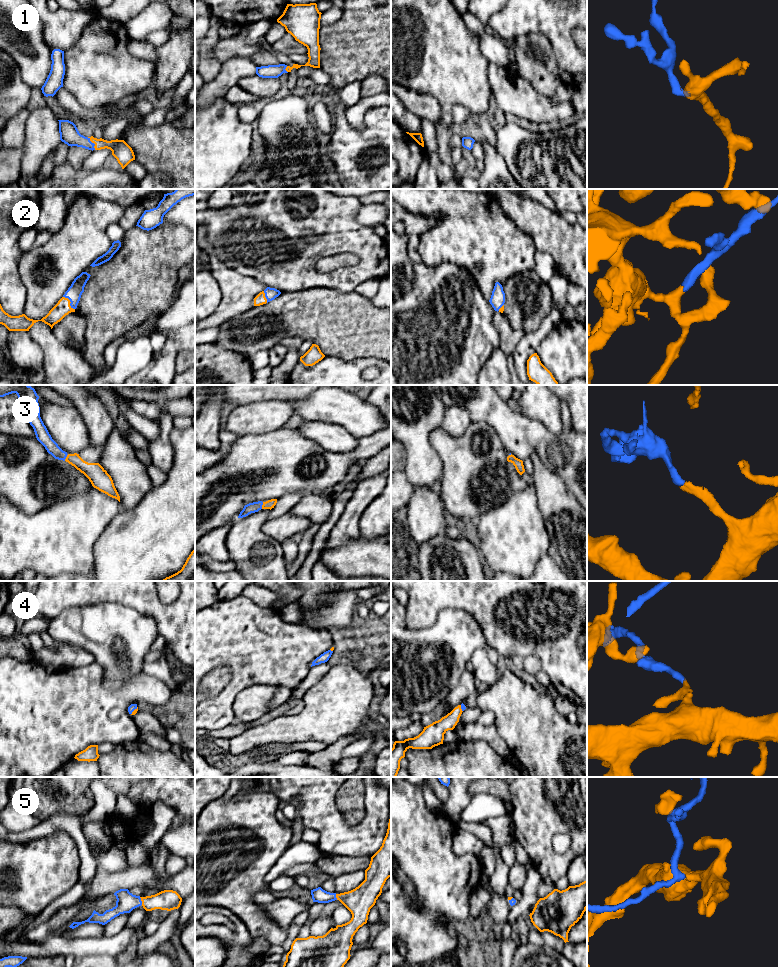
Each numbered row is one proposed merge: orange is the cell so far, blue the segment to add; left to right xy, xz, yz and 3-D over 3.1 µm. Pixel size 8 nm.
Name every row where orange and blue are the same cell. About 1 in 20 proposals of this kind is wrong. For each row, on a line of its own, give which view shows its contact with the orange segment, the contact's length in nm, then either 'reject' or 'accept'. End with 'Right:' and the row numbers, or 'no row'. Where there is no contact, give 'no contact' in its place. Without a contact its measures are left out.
1: meets orange in xy; contact 120 nm long; accept
2: meets orange in xy; contact 140 nm long; accept
3: meets orange in xy; contact 70 nm long; accept
4: meets orange in xy; contact 80 nm long; accept
5: meets orange in xy; contact 70 nm long; accept
Right: 1, 2, 3, 4, 5

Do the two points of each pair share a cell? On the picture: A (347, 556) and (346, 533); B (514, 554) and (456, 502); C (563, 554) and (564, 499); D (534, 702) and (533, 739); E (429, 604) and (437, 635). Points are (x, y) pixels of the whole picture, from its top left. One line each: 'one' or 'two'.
A: two
B: two
C: one
D: one
E: two

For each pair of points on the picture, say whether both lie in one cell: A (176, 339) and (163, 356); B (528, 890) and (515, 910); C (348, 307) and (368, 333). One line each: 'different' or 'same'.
A: same
B: same
C: same

